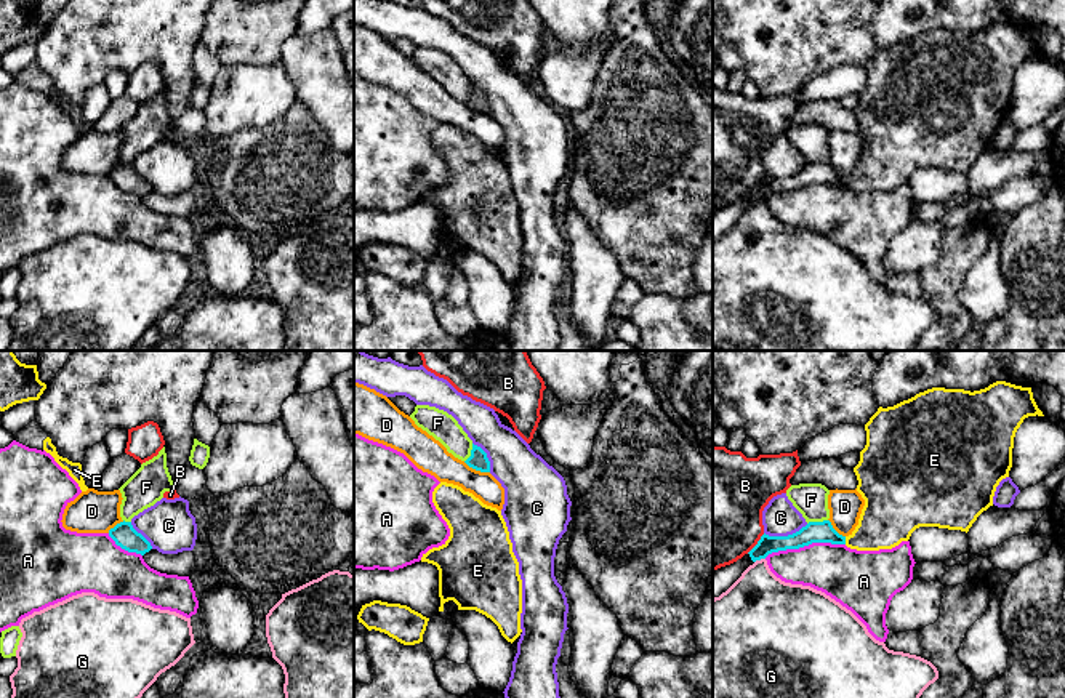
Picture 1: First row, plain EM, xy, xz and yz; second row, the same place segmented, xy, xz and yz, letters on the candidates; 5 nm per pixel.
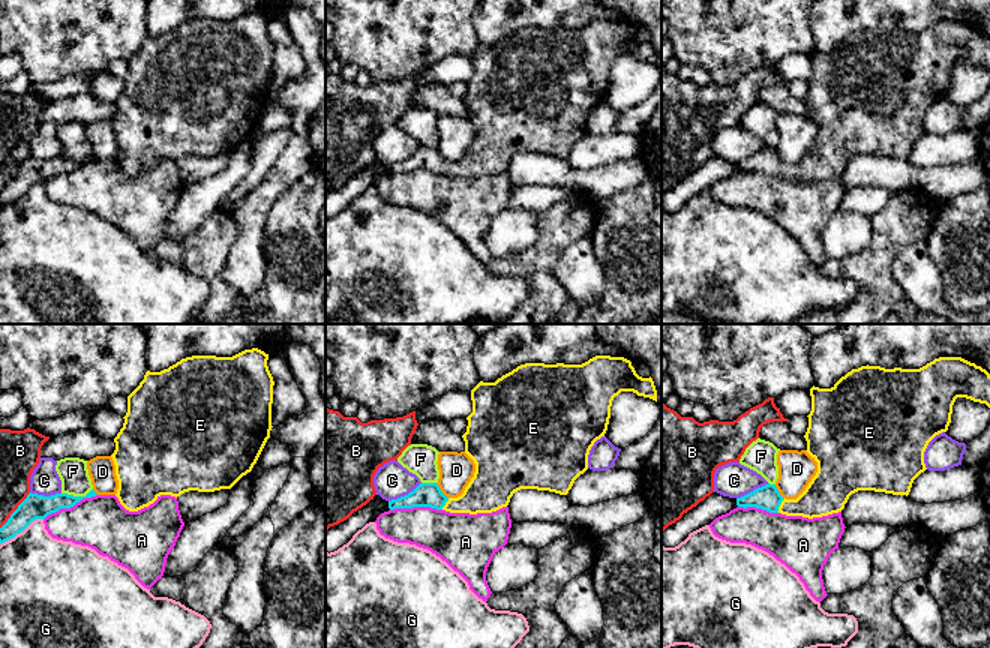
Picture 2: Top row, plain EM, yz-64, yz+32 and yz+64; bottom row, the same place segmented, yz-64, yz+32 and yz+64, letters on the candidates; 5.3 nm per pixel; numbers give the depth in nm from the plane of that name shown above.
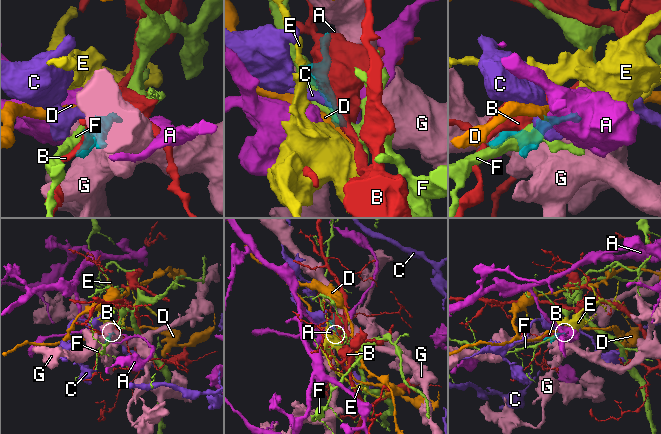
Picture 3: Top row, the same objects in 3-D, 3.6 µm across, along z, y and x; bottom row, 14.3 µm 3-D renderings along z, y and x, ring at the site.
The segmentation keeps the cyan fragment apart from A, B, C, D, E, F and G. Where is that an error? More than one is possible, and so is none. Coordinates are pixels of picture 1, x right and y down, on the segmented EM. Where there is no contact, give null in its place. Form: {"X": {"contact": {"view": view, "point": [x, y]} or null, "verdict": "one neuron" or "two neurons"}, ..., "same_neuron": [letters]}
{"A": {"contact": {"view": "yz", "point": [804, 545]}, "verdict": "two neurons"}, "B": {"contact": {"view": "yz", "point": [758, 543]}, "verdict": "two neurons"}, "C": {"contact": {"view": "yz", "point": [785, 537]}, "verdict": "two neurons"}, "D": {"contact": {"view": "xz", "point": [476, 469]}, "verdict": "two neurons"}, "E": {"contact": {"view": "yz", "point": [844, 540]}, "verdict": "one neuron"}, "F": {"contact": {"view": "yz", "point": [817, 522]}, "verdict": "two neurons"}, "G": {"contact": {"view": "yz", "point": [759, 559]}, "verdict": "two neurons"}, "same_neuron": ["E"]}

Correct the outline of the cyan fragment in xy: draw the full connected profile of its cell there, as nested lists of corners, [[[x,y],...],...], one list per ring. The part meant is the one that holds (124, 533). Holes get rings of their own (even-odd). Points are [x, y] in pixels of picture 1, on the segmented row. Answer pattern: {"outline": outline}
{"outline": [[[120,522],[109,530],[109,536],[115,541],[117,546],[128,552],[136,552],[144,556],[152,549],[151,543],[138,533],[131,522]]]}

